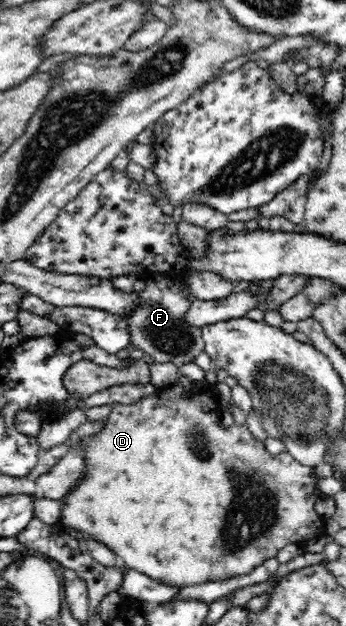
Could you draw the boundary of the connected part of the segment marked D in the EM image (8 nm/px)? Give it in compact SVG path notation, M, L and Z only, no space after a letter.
M175 384L159 389L148 398L131 405L115 403L112 413L105 420L104 429L100 434L92 435L87 440L85 463L88 464L88 476L63 500L61 522L71 529L81 531L85 536L99 540L113 550L120 563L127 568L144 573L158 583L180 588L248 574L265 560L276 557L284 546L292 543L303 545L310 538L325 534L325 521L314 509L314 502L322 493L318 488L318 480L314 477L312 467L302 466L285 450L279 455L270 454L264 447L263 441L256 439L246 424L222 427L220 425L222 410L218 401L217 396L210 390L204 392L194 388L187 390Z

